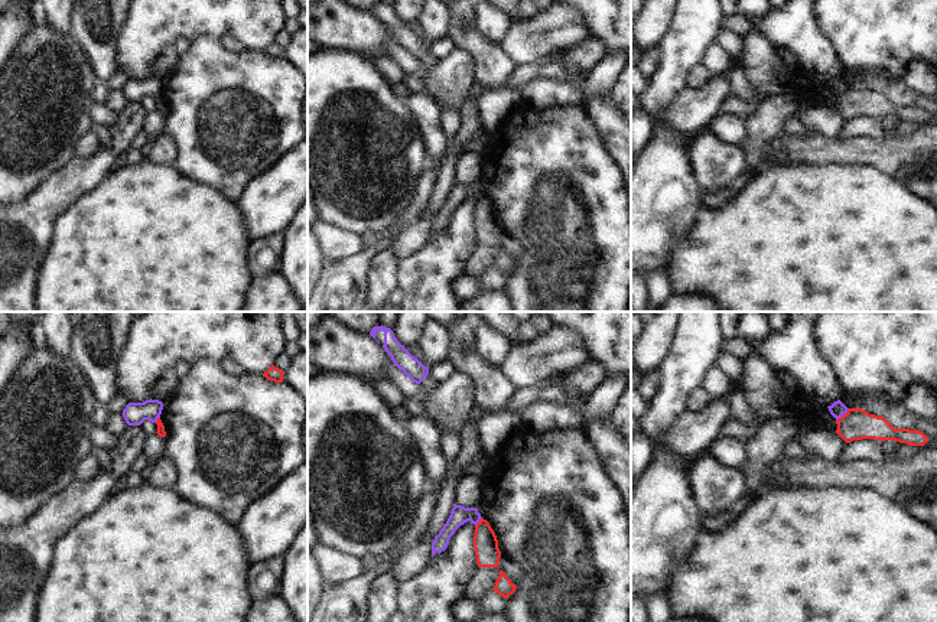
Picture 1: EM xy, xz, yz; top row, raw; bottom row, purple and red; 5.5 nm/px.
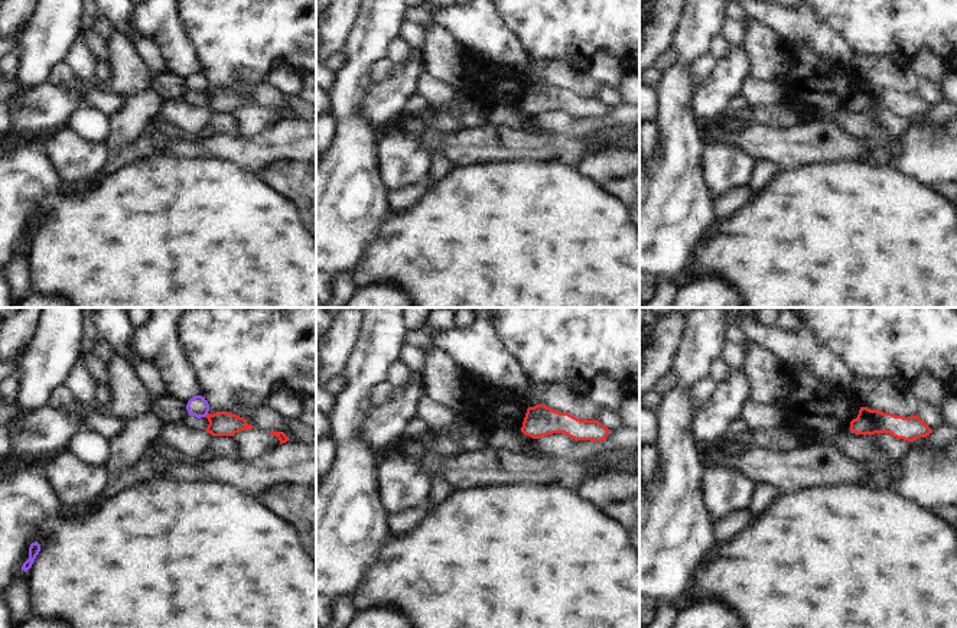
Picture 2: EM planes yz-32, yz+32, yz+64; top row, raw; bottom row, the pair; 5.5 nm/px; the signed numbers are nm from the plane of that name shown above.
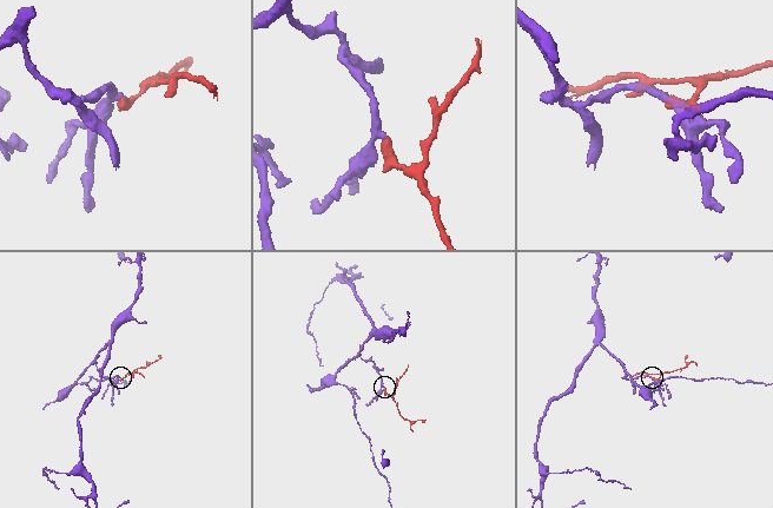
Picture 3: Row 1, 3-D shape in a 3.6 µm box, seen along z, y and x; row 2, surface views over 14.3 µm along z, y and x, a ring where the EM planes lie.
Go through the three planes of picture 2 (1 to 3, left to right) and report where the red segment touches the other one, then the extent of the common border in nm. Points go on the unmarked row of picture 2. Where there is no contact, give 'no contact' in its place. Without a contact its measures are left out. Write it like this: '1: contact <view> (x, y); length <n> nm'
1: contact yz-32 (205, 91); length 40 nm
2: no contact
3: no contact

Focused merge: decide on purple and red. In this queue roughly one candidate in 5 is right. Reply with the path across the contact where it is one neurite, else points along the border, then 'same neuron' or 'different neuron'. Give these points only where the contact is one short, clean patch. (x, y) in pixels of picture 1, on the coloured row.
border along yz (849, 409), (836, 420); different neuron

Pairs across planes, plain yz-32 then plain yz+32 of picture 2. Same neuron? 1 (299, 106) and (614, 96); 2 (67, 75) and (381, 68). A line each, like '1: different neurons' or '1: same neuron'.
1: same neuron
2: same neuron

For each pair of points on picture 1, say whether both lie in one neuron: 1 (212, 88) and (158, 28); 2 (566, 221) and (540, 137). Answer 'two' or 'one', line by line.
1: two
2: one

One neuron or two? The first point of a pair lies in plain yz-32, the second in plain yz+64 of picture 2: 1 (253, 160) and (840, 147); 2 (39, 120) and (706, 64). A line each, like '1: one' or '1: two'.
1: one
2: two

